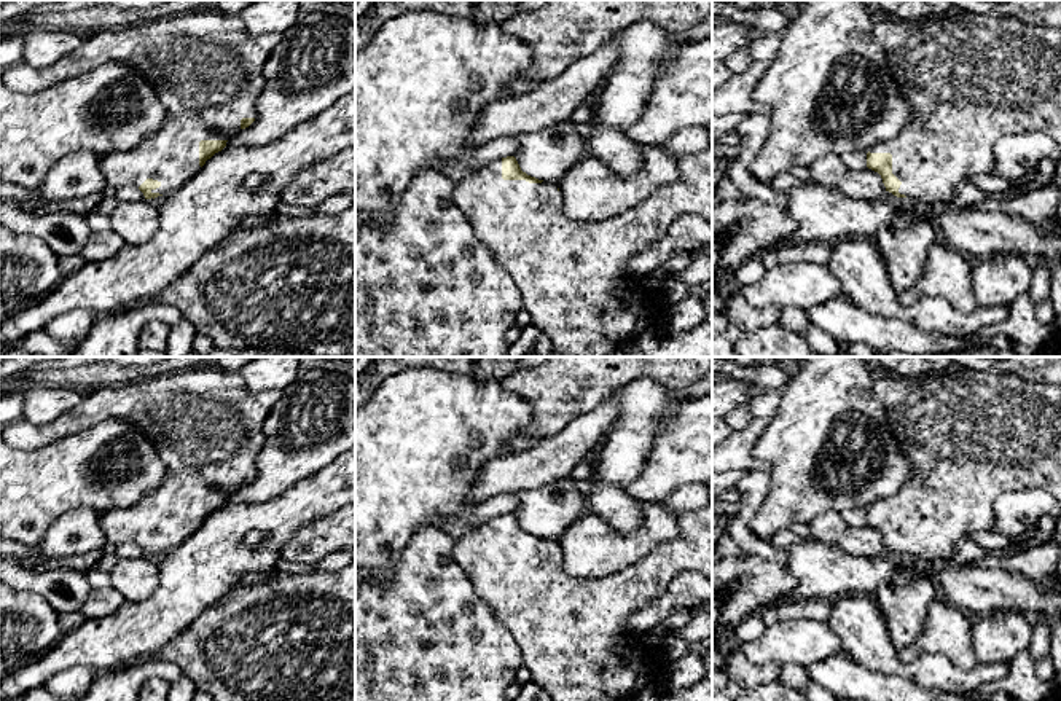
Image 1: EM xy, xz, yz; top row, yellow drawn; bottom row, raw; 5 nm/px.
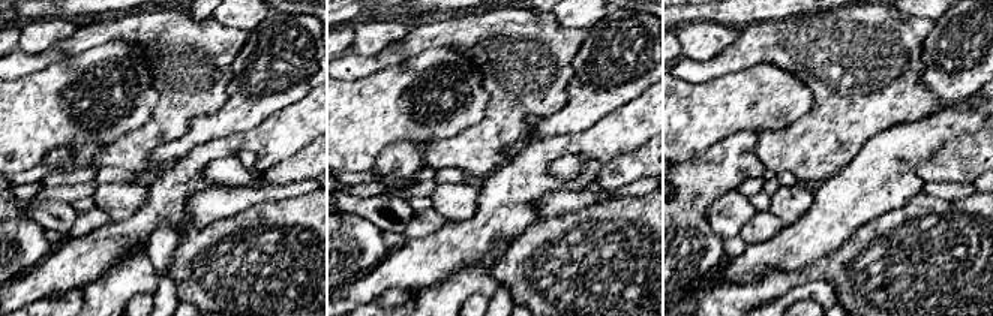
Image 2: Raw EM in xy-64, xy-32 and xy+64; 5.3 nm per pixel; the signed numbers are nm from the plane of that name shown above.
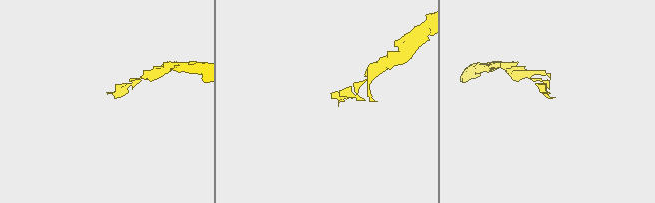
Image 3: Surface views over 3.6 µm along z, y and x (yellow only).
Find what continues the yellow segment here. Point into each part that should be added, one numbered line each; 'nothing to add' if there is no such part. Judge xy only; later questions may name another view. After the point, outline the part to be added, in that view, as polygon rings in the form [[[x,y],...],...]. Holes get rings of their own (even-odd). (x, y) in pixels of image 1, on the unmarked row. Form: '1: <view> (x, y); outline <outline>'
1: xy (207, 427); outline [[[210,362],[199,368],[96,387],[53,422],[38,425],[19,419],[0,432],[0,440],[14,449],[32,451],[107,419],[127,421],[143,430],[167,467],[164,481],[139,502],[99,515],[99,526],[107,542],[139,545],[153,535],[161,543],[151,550],[169,553],[199,529],[201,497],[231,497],[239,491],[242,475],[256,475],[256,456],[264,444],[263,424],[277,397],[277,390],[249,390],[241,373],[223,371]]]

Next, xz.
1: xz (572, 633); outline [[[712,505],[696,511],[683,511],[680,513],[680,518],[685,523],[685,532],[679,538],[666,542],[644,559],[639,559],[637,562],[618,572],[605,574],[602,577],[575,578],[569,575],[564,570],[562,551],[558,548],[556,540],[503,537],[500,515],[481,524],[472,526],[460,538],[457,538],[454,558],[472,583],[475,593],[492,609],[497,620],[510,631],[523,652],[524,664],[529,668],[532,680],[537,682],[542,690],[550,693],[551,701],[712,701],[712,682],[707,679],[688,688],[669,688],[664,682],[664,674],[669,663],[660,656],[660,644],[647,645],[642,640],[642,634],[634,634],[626,626],[632,613],[642,609],[645,604],[663,596],[679,574],[699,574],[712,582]]]

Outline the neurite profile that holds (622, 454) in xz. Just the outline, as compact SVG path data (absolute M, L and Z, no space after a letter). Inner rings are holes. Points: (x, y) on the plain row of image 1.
M639 379L609 401L620 408L620 414L593 454L594 475L588 484L628 486L645 465L661 417L687 400L671 397L669 389L655 381Z

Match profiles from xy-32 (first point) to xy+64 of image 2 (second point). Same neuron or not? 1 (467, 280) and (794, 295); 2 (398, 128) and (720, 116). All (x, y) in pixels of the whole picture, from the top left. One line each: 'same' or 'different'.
1: same
2: same

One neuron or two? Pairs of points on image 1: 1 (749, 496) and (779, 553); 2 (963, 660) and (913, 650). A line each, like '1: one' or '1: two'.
1: one
2: one

